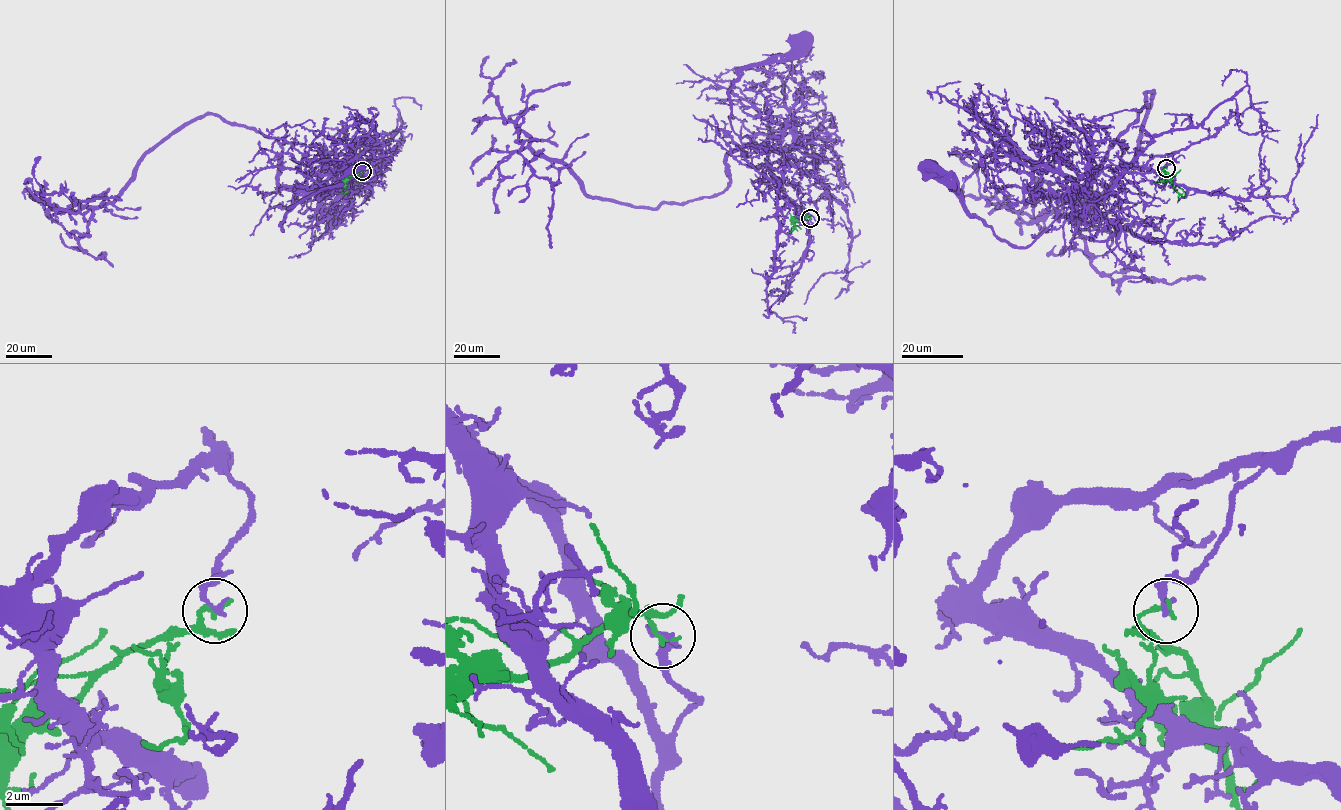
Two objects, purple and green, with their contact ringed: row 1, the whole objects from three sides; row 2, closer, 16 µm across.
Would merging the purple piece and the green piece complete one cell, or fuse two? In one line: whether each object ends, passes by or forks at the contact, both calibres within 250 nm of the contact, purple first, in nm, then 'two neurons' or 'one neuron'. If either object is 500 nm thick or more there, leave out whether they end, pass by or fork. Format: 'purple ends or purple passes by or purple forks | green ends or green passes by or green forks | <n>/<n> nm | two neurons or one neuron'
purple ends | green ends | 240/180 nm | two neurons

